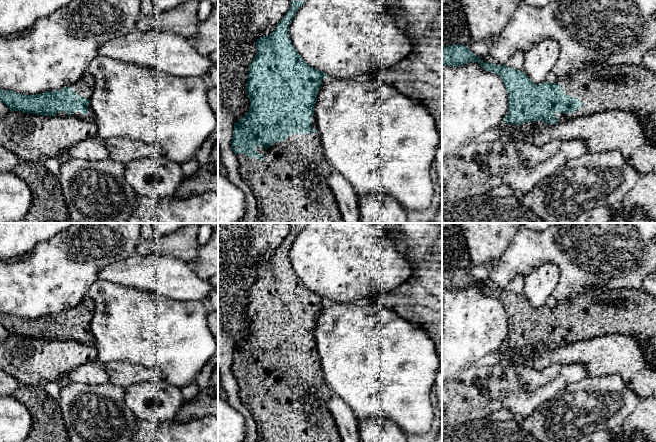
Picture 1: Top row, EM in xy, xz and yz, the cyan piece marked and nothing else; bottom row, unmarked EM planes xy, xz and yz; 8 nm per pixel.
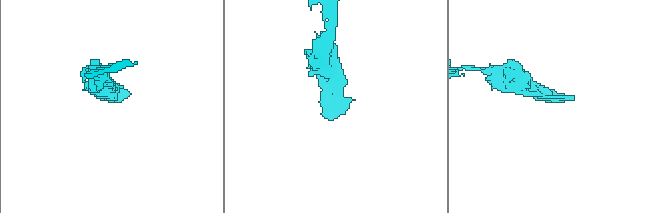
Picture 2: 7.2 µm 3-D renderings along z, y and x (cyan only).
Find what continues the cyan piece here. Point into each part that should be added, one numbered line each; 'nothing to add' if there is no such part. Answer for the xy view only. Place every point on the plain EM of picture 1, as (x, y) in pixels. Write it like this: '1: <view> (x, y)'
1: xy (90, 340)

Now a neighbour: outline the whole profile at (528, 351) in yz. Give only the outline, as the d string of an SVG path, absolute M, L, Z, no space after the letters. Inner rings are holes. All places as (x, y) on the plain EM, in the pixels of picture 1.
M531 345L531 346L525 346L519 350L525 355L526 358L532 358L533 353L535 351L541 351L543 348L547 348L547 347L542 345Z

